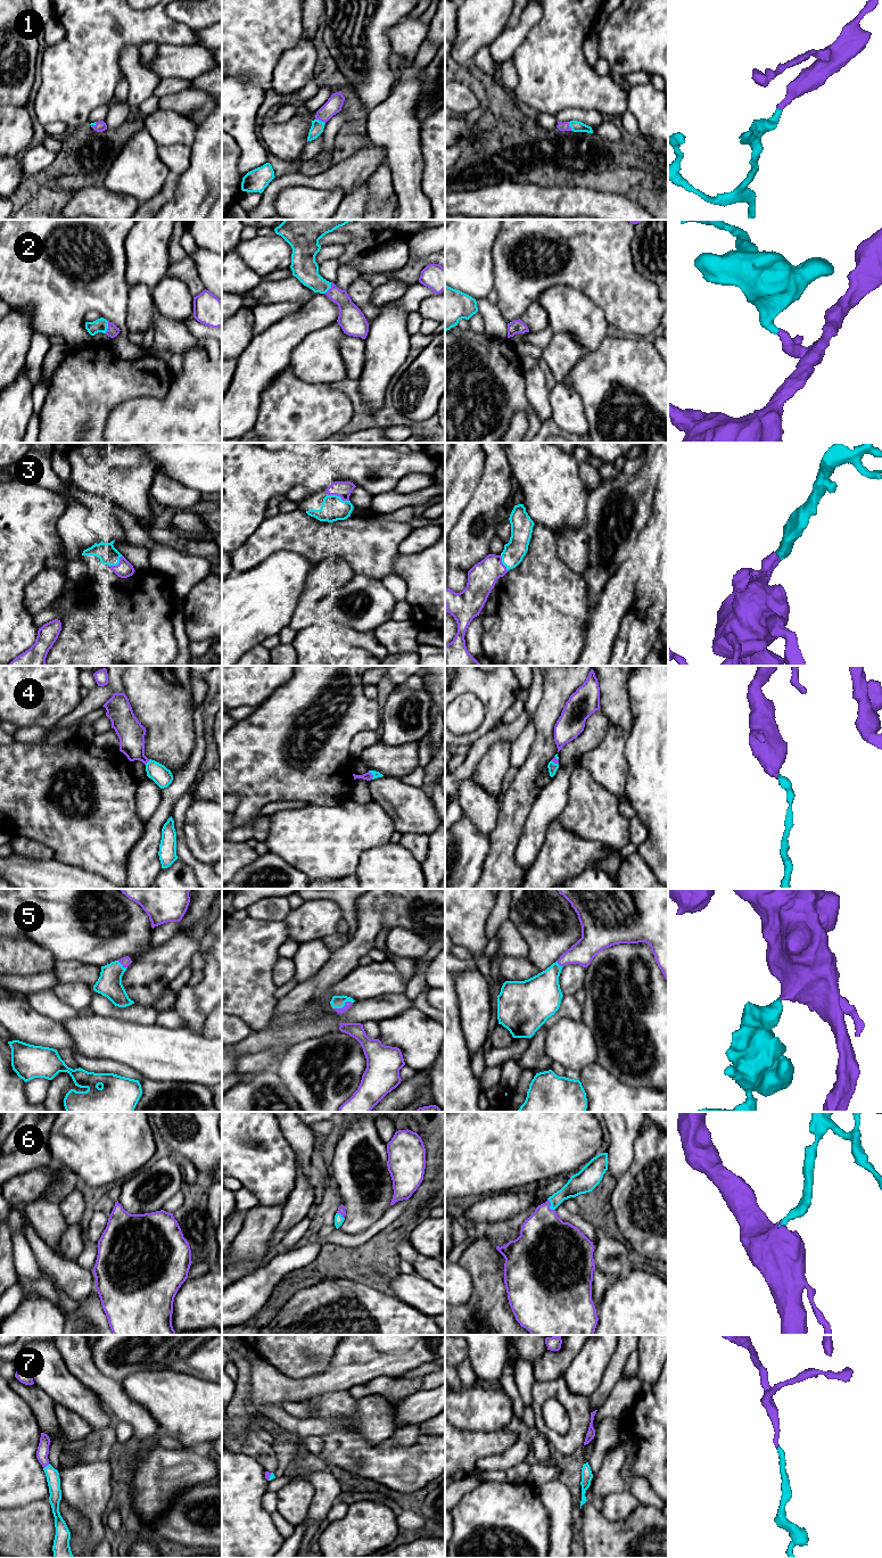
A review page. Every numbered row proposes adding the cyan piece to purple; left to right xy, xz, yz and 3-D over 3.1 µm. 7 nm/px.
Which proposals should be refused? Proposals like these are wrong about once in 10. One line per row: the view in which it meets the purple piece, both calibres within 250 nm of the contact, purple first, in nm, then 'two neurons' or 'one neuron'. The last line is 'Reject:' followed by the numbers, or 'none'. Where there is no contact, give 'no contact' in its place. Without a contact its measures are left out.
1: meets purple in xz; 120 nm thick on the purple side, 90 nm on the other; one neuron
2: meets purple in xy; 80 nm thick on the purple side, 100 nm on the other; one neuron
3: meets purple in xz; 110 nm thick on the purple side, 170 nm on the other; one neuron
4: meets purple in xy; 190 nm thick on the purple side, 140 nm on the other; one neuron
5: meets purple in xz; 50 nm thick on the purple side, 100 nm on the other; one neuron
6: meets purple in yz; 360 nm thick on the purple side, 140 nm on the other; one neuron
7: meets purple in xy; 90 nm thick on the purple side, 100 nm on the other; one neuron
Reject: none

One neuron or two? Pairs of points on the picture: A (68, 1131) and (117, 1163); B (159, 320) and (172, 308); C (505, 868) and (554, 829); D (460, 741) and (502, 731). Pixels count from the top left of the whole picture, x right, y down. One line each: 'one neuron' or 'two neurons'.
A: one neuron
B: two neurons
C: two neurons
D: two neurons

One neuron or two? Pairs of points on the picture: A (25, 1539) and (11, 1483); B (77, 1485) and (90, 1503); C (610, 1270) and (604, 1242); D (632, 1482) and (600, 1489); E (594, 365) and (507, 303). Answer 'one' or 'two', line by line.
A: two
B: one
C: one
D: two
E: two

